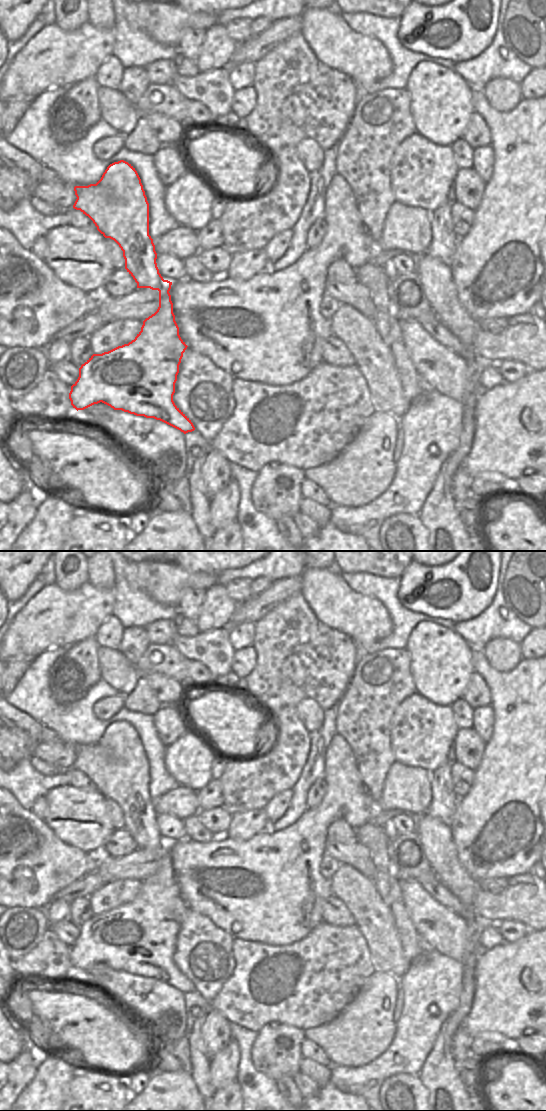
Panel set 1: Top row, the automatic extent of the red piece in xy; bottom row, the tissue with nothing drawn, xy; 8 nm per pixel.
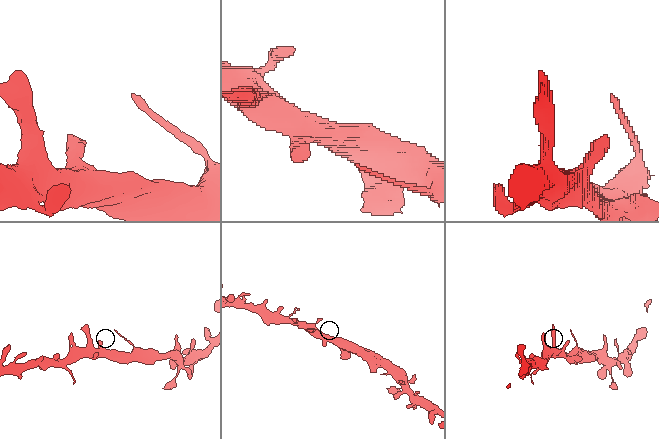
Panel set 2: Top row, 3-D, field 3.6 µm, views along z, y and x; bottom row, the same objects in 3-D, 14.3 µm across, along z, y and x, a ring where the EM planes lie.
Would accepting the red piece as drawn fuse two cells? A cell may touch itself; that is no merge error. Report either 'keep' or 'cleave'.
keep

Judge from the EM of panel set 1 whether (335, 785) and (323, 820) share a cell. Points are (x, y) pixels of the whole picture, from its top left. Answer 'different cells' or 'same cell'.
same cell

